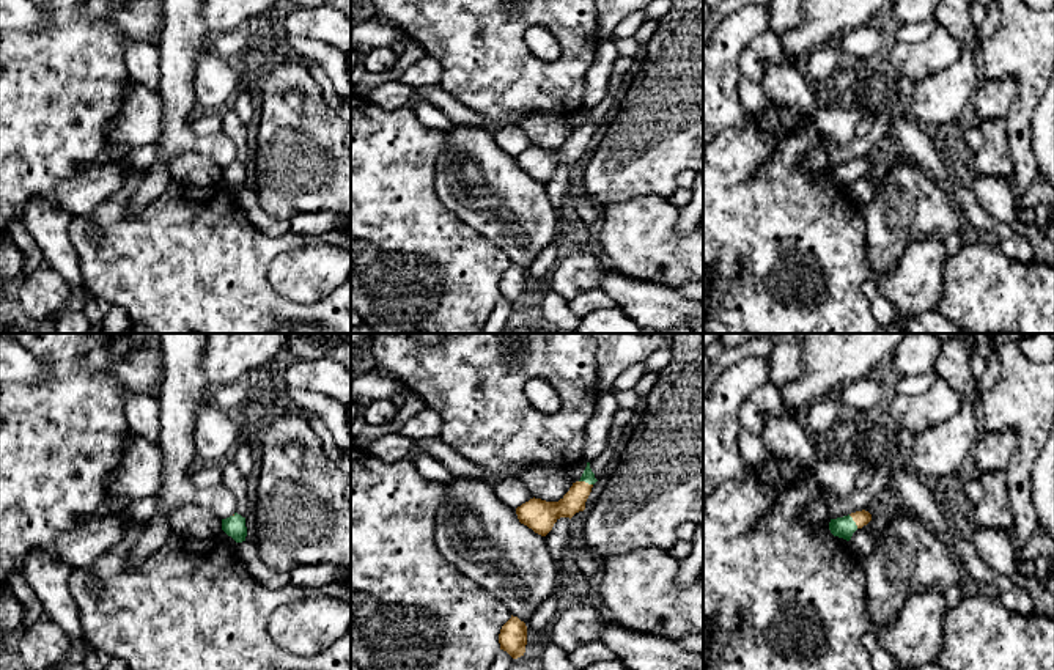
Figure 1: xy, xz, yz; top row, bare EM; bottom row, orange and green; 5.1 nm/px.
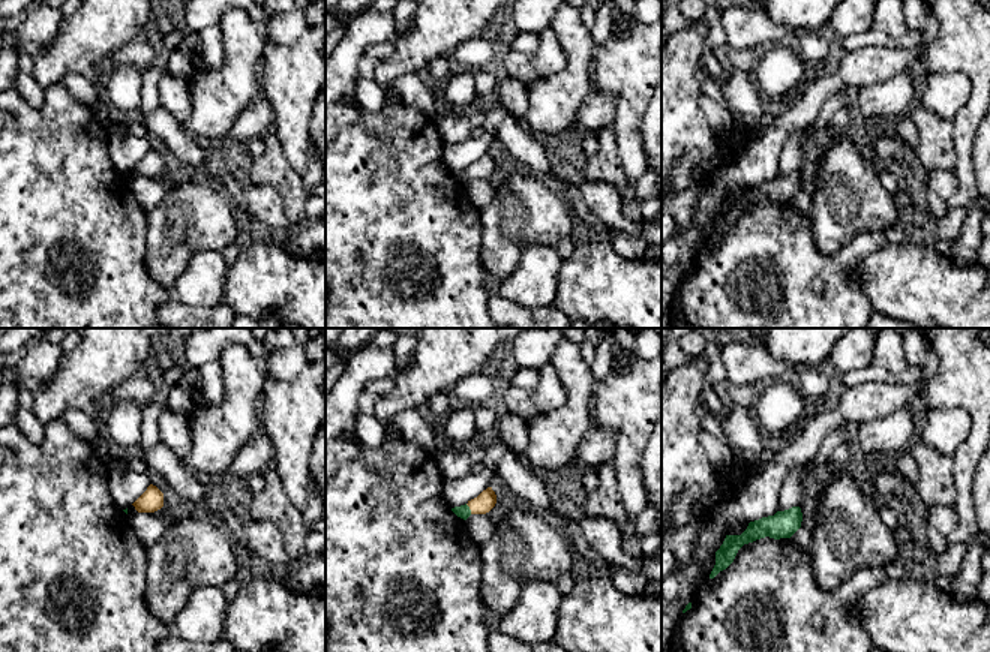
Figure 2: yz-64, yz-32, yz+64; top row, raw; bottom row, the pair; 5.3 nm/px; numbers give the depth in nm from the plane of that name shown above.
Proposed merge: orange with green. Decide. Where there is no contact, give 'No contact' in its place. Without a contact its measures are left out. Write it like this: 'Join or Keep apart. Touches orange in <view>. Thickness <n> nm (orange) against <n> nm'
Join. Touches orange in xz. Thickness 130 nm (orange) against 60 nm

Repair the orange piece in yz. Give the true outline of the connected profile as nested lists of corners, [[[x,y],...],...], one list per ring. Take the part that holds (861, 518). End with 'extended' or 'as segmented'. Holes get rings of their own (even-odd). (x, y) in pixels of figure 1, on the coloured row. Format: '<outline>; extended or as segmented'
[[[862,510],[843,517],[831,519],[829,530],[834,536],[849,541],[853,533],[857,528],[862,528],[864,525],[867,525],[870,521],[872,521],[872,514]]]; extended

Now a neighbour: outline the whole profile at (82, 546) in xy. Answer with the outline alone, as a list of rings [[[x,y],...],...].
[[[121,510],[105,513],[60,535],[55,539],[55,554],[60,561],[72,568],[90,568],[107,550],[120,544],[129,522],[132,519]]]

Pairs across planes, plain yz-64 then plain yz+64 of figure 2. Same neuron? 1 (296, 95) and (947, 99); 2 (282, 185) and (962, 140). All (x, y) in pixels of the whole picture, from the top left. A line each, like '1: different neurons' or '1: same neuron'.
1: different neurons
2: different neurons

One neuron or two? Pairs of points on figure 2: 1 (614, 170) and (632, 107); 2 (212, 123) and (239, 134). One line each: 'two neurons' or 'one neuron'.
1: two neurons
2: two neurons

